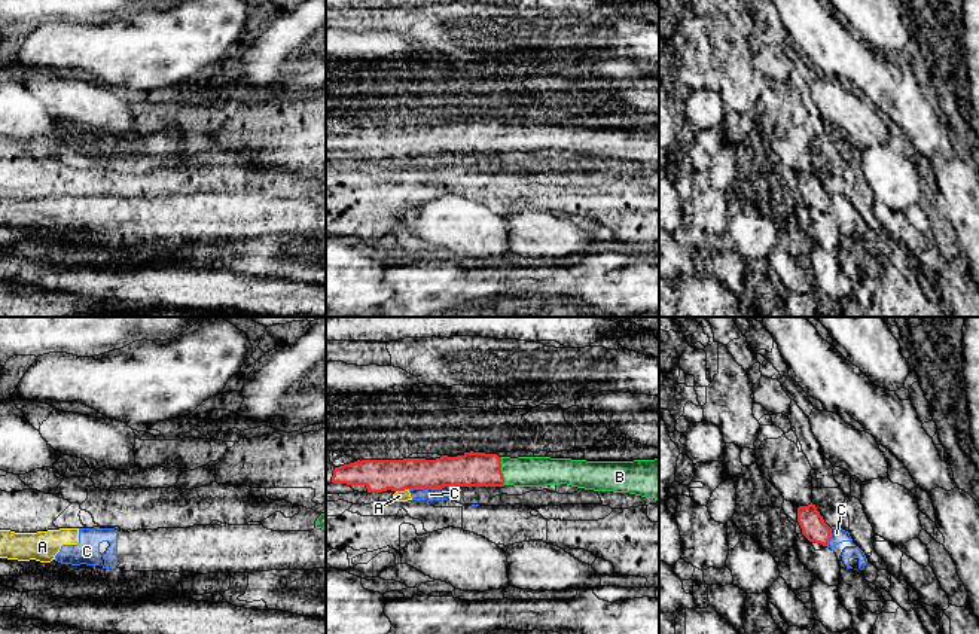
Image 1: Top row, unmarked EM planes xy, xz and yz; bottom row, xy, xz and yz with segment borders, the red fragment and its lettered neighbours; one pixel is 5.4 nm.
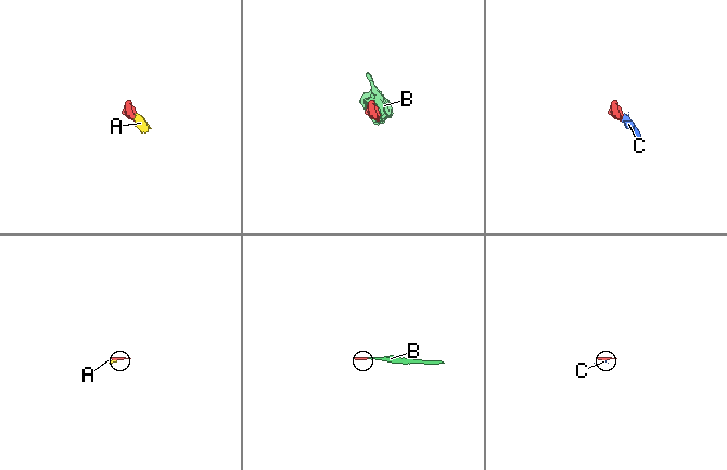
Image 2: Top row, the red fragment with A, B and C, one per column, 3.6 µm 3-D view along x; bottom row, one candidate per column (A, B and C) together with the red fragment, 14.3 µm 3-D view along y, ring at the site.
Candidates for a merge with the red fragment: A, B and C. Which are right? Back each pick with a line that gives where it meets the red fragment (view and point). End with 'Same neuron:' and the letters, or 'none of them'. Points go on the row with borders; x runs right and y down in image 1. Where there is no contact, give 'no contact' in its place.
B: contact xz (500, 471)
Same neuron: B

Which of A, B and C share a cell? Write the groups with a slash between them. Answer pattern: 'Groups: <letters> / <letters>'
Groups: A C / B

